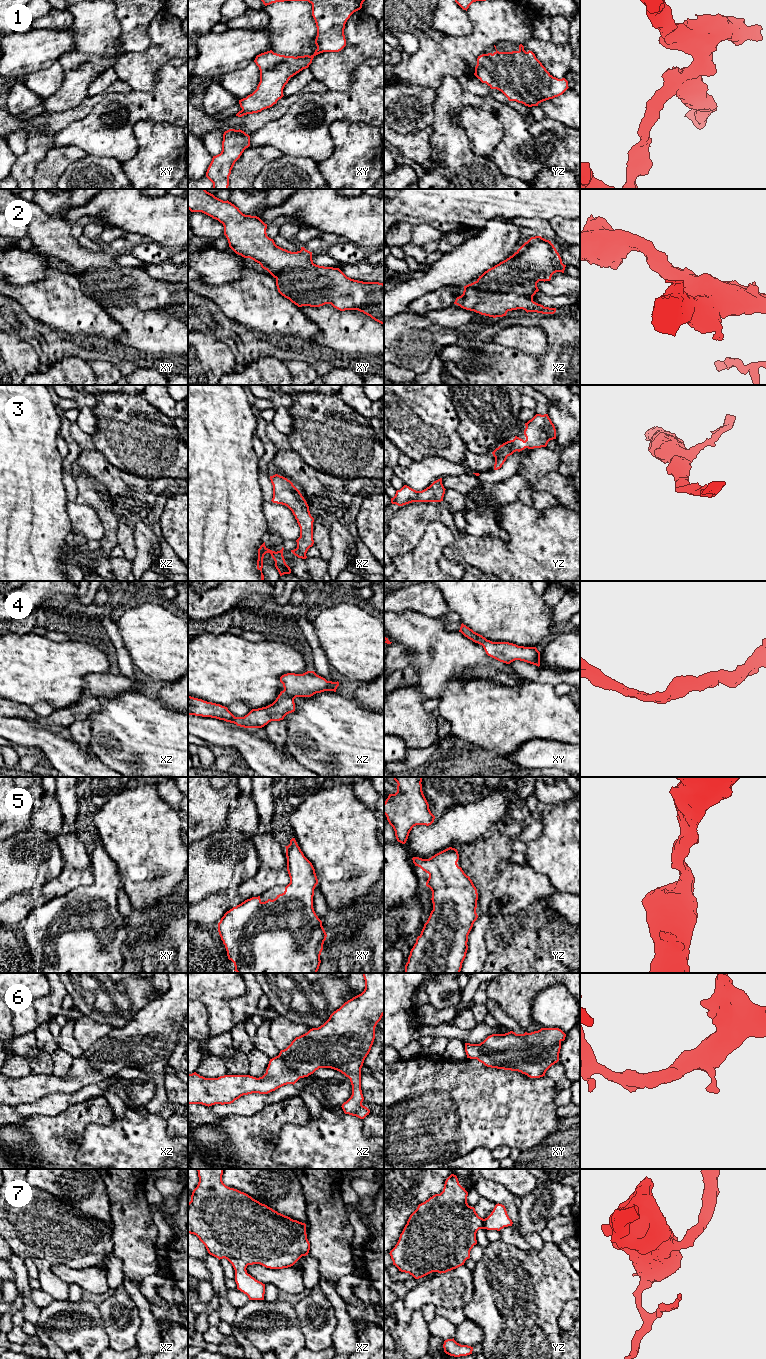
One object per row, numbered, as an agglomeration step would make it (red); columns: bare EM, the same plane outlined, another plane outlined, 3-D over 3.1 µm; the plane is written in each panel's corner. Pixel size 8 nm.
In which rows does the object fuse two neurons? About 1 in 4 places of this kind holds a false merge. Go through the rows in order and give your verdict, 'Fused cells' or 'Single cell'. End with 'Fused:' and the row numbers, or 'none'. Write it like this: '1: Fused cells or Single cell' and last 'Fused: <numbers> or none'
1: Single cell
2: Single cell
3: Single cell
4: Single cell
5: Single cell
6: Single cell
7: Single cell
Fused: none

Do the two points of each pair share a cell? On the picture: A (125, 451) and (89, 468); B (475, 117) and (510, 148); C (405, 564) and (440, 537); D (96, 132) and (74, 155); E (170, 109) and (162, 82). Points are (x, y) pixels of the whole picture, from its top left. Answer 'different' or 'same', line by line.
A: different
B: different
C: same
D: different
E: same

